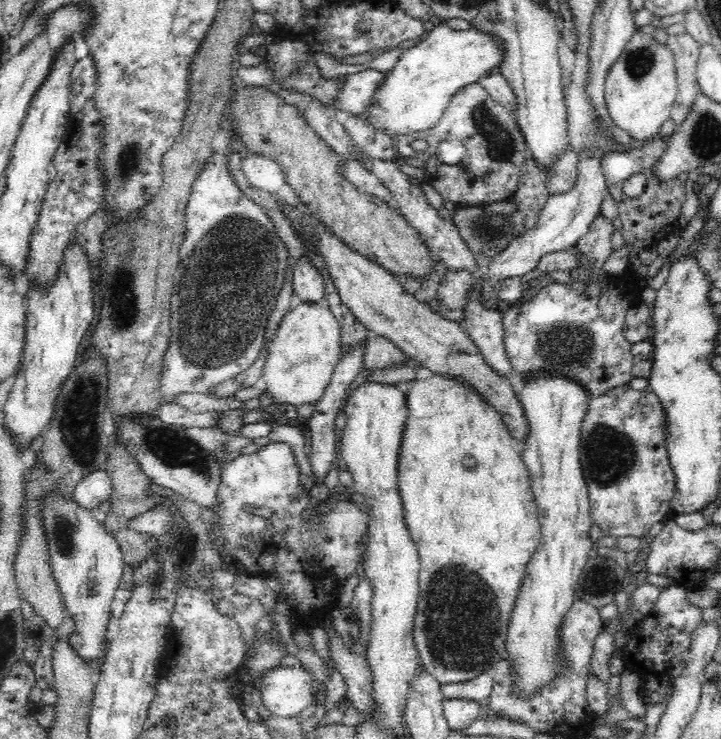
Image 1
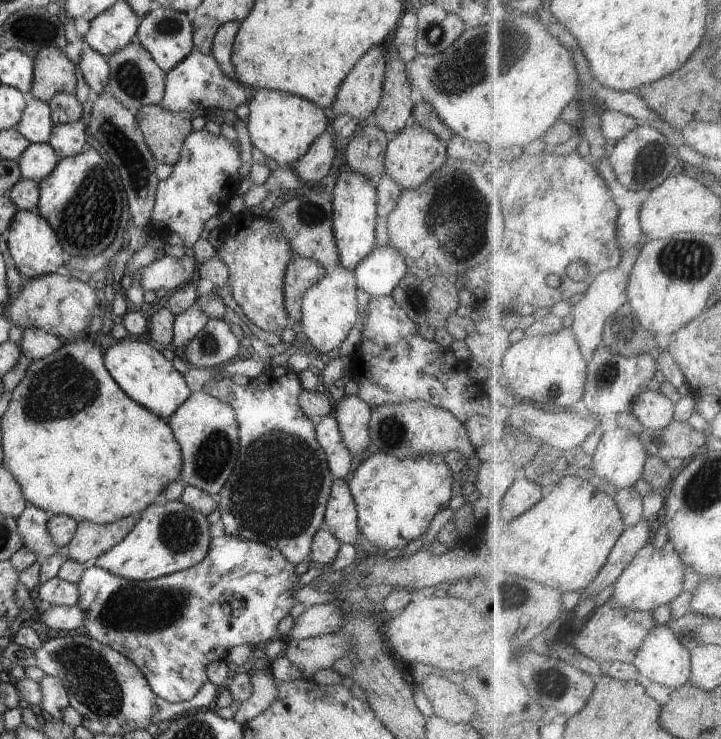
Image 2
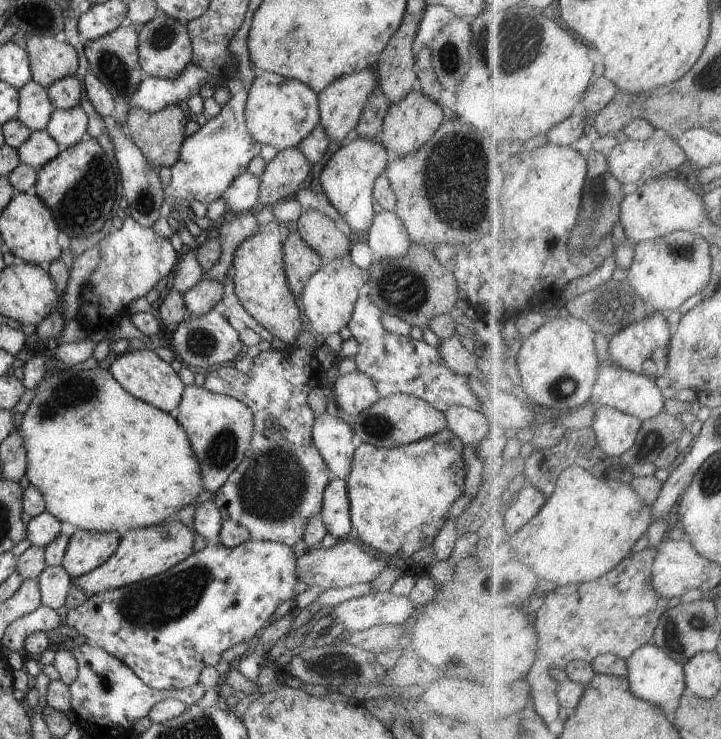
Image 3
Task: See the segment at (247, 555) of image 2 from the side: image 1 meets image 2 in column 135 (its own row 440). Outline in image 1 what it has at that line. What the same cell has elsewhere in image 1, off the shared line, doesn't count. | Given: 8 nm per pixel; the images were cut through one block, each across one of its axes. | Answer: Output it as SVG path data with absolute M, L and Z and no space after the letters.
M624 384L608 390L606 394L589 398L588 410L581 424L580 462L589 492L590 514L604 536L641 539L649 534L652 524L673 517L671 500L676 476L670 466L665 438L663 406L650 389L634 390Z

